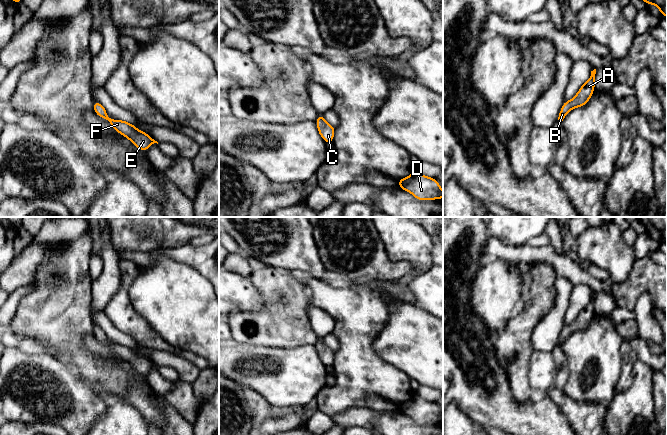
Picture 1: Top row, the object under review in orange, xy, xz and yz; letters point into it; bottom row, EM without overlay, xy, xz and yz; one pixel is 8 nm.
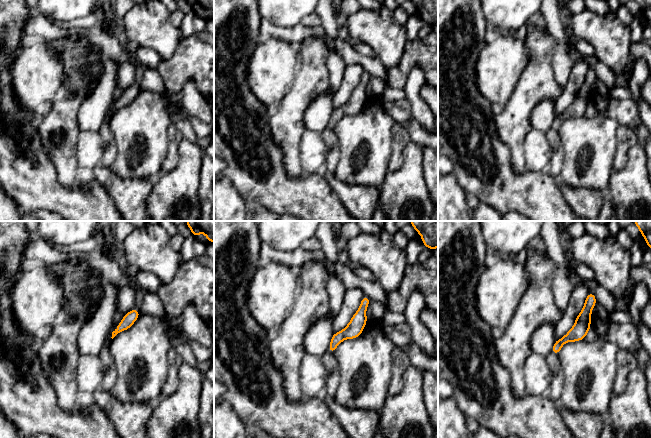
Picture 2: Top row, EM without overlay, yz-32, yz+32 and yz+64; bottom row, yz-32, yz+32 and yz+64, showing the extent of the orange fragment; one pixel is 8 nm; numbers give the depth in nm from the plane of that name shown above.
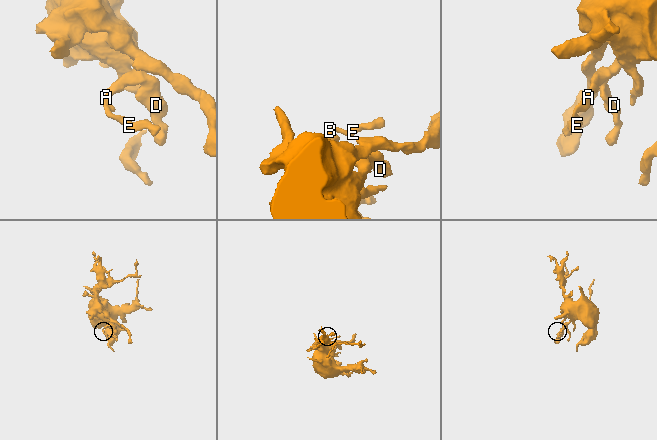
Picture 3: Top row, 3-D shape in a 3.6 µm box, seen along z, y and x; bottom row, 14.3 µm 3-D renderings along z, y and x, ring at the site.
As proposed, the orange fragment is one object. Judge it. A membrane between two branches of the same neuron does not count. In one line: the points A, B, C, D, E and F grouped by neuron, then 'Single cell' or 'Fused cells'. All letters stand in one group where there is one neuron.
Groups: A B C D E F. Single cell

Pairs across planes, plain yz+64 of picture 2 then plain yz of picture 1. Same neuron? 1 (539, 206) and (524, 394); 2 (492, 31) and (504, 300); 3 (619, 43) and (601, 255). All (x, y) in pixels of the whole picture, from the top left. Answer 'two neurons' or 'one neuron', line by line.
1: two neurons
2: two neurons
3: one neuron

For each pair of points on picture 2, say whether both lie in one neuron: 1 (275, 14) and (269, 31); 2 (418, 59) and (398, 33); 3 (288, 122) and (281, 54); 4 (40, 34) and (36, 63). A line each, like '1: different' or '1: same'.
1: different
2: different
3: different
4: different

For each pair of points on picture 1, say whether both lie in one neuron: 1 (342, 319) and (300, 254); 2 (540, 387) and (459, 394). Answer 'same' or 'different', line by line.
1: different
2: different

